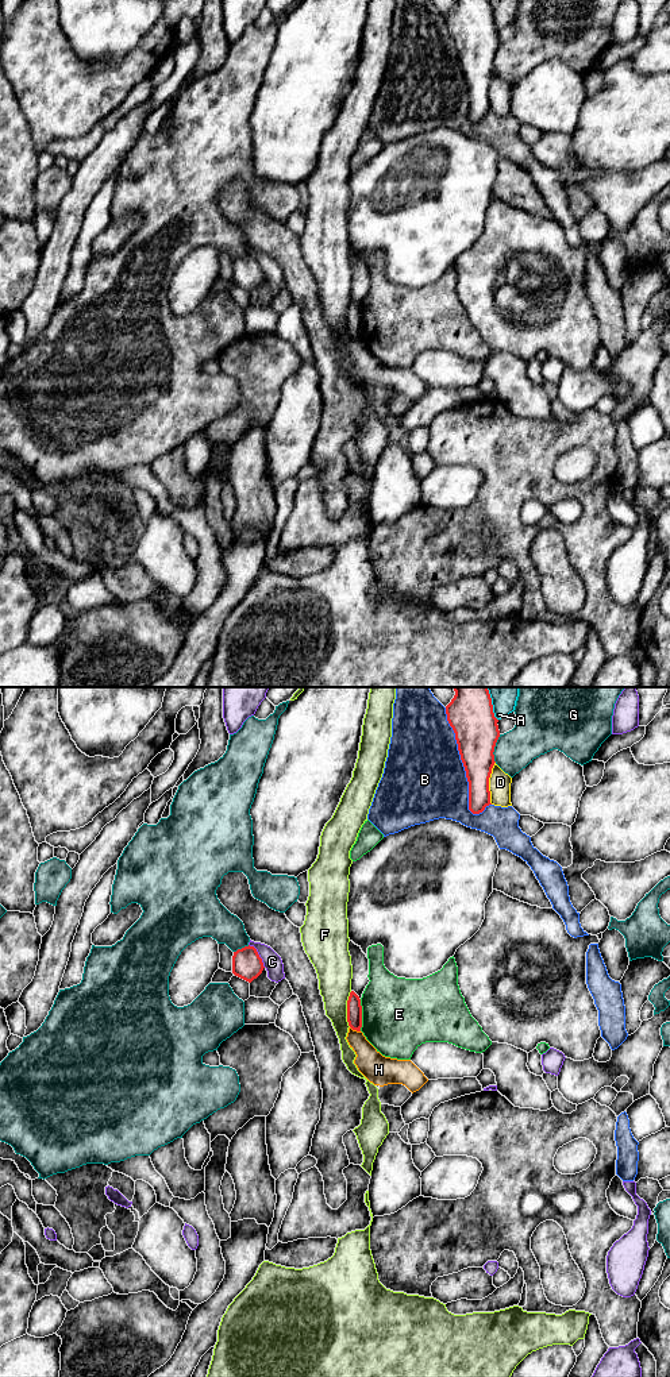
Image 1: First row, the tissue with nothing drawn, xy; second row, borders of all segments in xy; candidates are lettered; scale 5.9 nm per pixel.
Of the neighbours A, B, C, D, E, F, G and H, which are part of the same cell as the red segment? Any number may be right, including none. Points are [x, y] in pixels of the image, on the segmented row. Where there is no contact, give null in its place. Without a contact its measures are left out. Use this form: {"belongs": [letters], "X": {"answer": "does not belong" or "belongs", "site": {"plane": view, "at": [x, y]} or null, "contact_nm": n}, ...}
{"belongs": [], "A": {"answer": "does not belong", "site": {"plane": "xy", "at": [491, 704]}, "contact_nm": 220}, "B": {"answer": "does not belong", "site": {"plane": "xy", "at": [462, 762]}, "contact_nm": 650}, "C": {"answer": "does not belong", "site": {"plane": "xy", "at": [258, 955]}, "contact_nm": 170}, "D": {"answer": "does not belong", "site": {"plane": "xy", "at": [488, 783]}, "contact_nm": 260}, "E": {"answer": "does not belong", "site": {"plane": "xy", "at": [361, 1015]}, "contact_nm": 190}, "F": {"answer": "does not belong", "site": {"plane": "xy", "at": [347, 1009]}, "contact_nm": 220}, "G": {"answer": "does not belong", "site": {"plane": "xy", "at": [493, 748]}, "contact_nm": 170}, "H": {"answer": "does not belong", "site": {"plane": "xy", "at": [355, 1029]}, "contact_nm": 70}}

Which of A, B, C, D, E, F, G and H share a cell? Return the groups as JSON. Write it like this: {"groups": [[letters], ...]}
{"groups": [["A"], ["B"], ["C"], ["D"], ["E"], ["F"], ["G"], ["H"]]}

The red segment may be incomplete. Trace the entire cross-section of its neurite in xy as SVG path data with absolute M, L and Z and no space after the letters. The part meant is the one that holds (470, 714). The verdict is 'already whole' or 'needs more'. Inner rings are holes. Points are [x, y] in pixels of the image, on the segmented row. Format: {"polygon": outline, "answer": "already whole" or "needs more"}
{"polygon": "M453 687L454 698L446 706L447 721L455 733L458 751L469 782L469 810L480 814L490 803L489 778L494 765L494 747L500 737L488 687Z", "answer": "already whole"}

